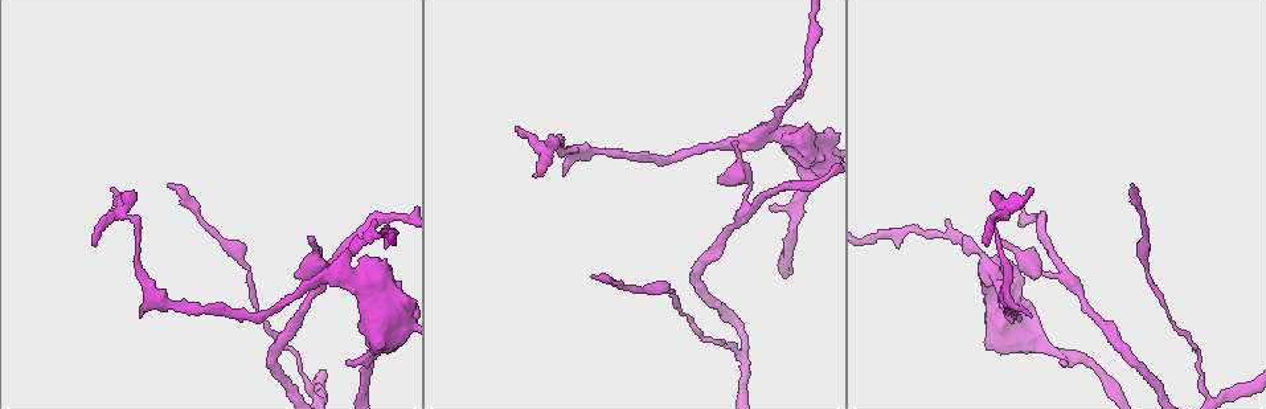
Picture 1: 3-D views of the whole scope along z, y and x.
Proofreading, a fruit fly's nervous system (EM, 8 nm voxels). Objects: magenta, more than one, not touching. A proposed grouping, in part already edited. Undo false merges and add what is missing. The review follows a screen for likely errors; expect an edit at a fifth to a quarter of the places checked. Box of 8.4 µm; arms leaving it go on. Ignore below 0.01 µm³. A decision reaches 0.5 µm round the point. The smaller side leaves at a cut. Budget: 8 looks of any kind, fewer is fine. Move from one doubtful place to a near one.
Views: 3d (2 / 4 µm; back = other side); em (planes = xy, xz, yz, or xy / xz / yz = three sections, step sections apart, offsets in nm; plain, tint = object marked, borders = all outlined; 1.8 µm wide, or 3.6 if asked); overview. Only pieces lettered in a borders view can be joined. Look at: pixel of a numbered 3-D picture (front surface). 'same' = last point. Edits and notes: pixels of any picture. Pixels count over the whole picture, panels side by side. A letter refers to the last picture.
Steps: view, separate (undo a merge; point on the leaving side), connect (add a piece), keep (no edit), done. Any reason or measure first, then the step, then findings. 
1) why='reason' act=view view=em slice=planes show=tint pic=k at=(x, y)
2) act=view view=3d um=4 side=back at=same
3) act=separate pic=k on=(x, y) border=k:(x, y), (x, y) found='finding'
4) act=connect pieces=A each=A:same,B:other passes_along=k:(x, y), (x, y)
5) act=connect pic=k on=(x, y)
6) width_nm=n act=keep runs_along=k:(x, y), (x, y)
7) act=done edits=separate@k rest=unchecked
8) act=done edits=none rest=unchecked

why='calibre changes' act=view view=em slice=yz step=4 show=borders pic=1 at=(977, 248)

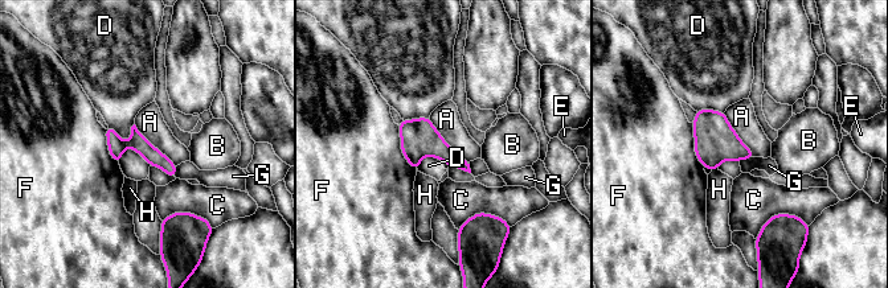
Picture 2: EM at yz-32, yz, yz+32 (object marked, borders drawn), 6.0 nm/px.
act=keep each=A:other,B:other,C:other,D:other,E:other,F:other,G:other,H:other runs_along=2:(109, 131), (172, 173) found='continuous, no second cell'

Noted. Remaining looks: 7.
why='free end' act=view view=em slice=yz step=4 show=borders pic=1 at=(1065, 362)

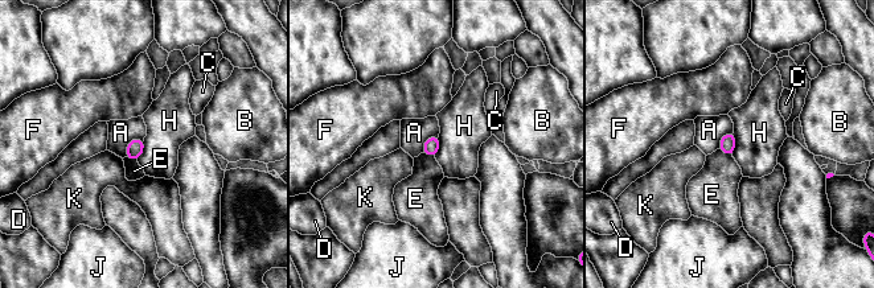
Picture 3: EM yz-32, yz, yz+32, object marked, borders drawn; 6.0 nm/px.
act=keep each=A:other,B:other,C:other,D:other,E:other,F:other,H:other,J:other,K:other border=3:(734, 132), (733, 156) found='none of them fits'

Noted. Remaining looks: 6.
why='tapers out' act=view view=3d um=4 side=back pic=1 at=(141, 317)

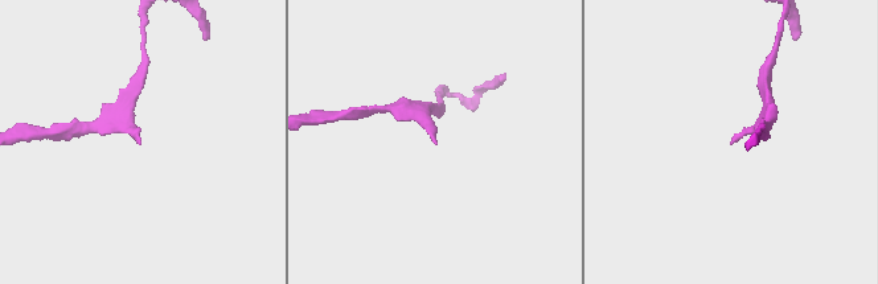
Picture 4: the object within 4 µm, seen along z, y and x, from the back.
act=view view=em slice=planes show=borders pic=4 at=(140, 141)

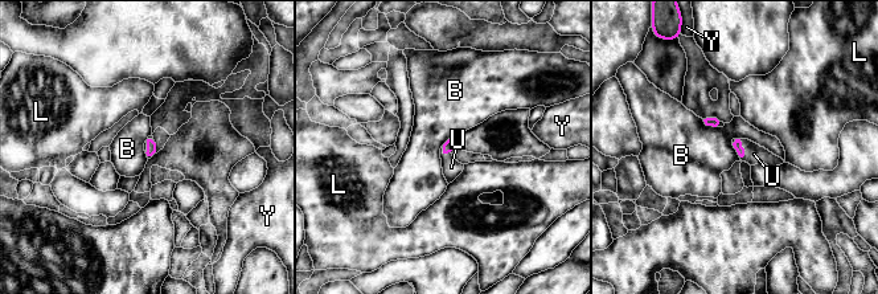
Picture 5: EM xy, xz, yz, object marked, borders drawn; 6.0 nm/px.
act=connect pieces=U each=B:other,L:other,U:same,Y:other passes_along=5:(737, 145), (743, 148), (754, 154) found='the cell continues'

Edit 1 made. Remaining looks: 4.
act=done edits=connect@5 rest=unchecked

